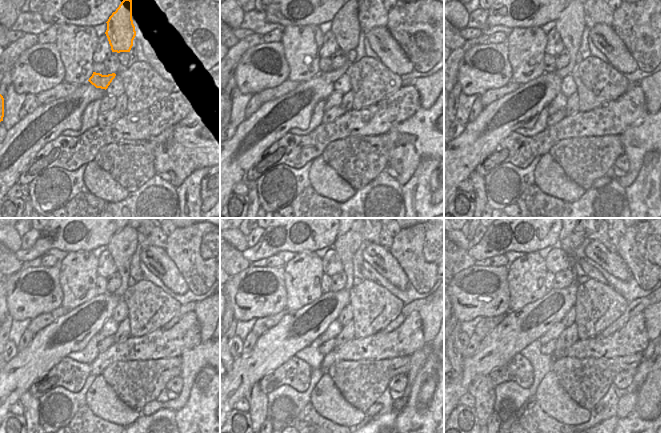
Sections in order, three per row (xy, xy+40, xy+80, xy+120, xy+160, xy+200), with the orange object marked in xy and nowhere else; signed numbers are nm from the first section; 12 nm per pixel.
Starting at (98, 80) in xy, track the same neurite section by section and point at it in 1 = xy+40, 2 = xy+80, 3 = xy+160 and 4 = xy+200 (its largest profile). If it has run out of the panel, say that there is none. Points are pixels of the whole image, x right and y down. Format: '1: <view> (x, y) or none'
1: xy+40 (330, 77)
2: xy+80 (570, 24)
3: xy+160 (346, 245)
4: xy+200 (569, 245)

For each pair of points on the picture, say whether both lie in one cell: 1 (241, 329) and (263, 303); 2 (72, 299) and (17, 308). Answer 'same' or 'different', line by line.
1: different
2: different

